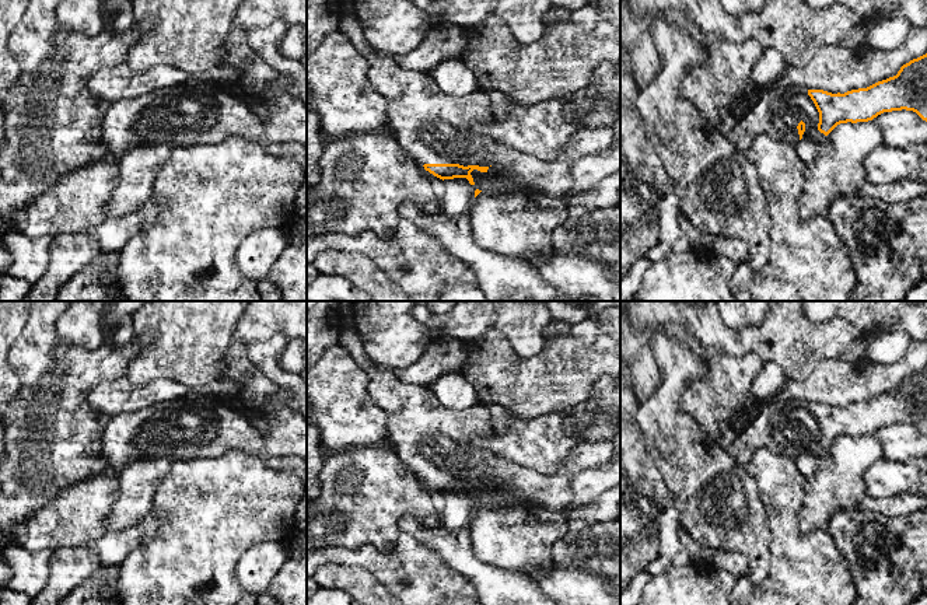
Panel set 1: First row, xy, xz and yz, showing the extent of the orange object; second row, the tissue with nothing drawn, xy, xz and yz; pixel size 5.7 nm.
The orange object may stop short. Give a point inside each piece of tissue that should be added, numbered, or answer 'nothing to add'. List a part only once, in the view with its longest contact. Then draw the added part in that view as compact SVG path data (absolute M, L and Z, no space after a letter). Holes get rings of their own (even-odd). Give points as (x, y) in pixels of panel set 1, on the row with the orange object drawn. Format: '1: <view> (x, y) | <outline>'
1: xz (434, 128) | M339 0L339 7L339 31L368 59L370 84L386 102L386 130L393 134L399 146L417 164L487 167L489 169L486 172L478 169L471 172L475 188L482 192L534 190L549 196L564 197L571 188L570 171L574 164L584 157L606 153L612 148L615 141L613 126L580 130L552 160L541 160L507 147L490 137L476 136L471 127L473 123L485 123L496 119L486 92L476 90L465 95L449 95L428 73L403 69L393 59L378 55L364 36L353 0Z

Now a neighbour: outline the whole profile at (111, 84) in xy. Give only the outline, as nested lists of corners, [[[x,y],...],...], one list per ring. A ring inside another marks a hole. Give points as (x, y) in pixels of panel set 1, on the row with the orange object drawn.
[[[123,62],[94,73],[88,80],[88,90],[109,105],[119,99],[183,87],[189,80],[190,73],[172,66],[158,64],[147,71],[134,73],[127,62]]]

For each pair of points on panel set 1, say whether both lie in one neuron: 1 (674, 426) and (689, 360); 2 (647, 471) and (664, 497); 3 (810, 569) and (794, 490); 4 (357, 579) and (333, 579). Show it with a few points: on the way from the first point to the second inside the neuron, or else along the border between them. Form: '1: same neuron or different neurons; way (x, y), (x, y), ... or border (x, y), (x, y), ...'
1: same neuron; way (671, 409), (671, 388), (675, 377)
2: same neuron; way (647, 478), (657, 490)
3: same neuron; way (791, 549), (789, 545), (789, 510)
4: same neuron; way (352, 579), (339, 579)

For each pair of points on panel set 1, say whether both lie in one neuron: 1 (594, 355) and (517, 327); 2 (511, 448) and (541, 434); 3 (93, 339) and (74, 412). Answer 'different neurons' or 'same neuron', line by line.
1: different neurons
2: same neuron
3: different neurons

